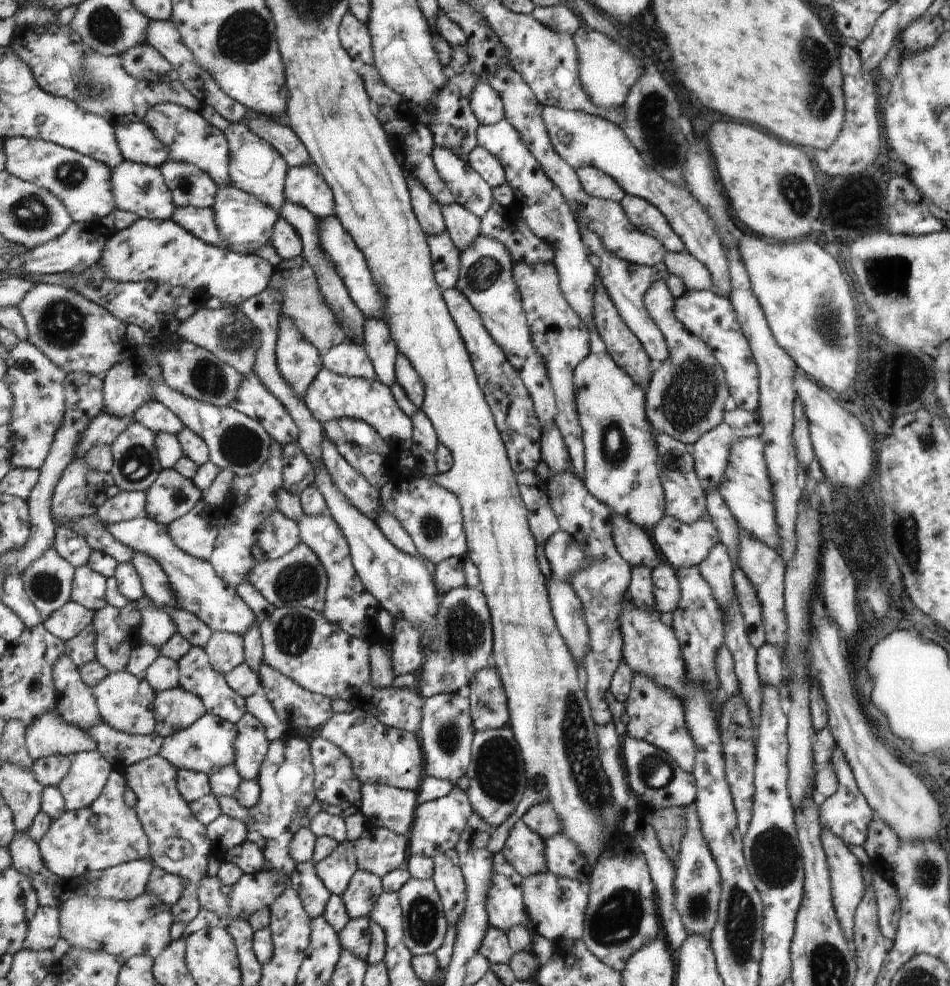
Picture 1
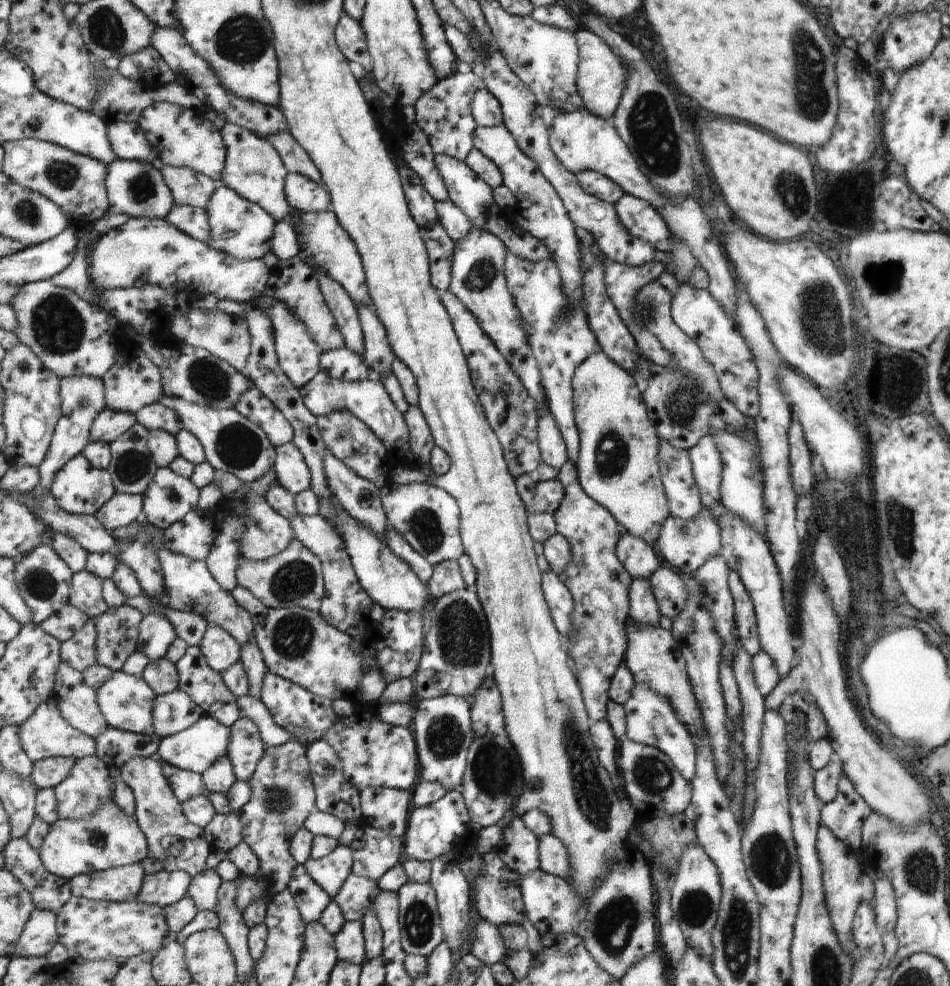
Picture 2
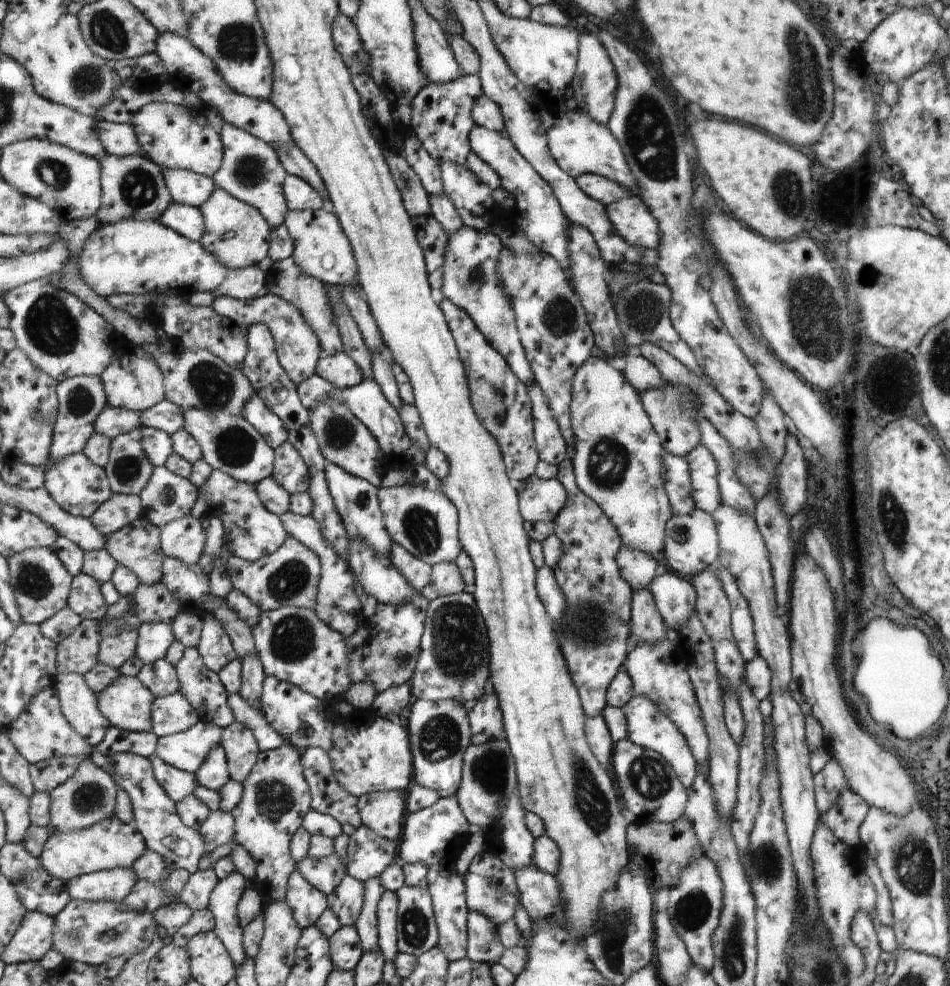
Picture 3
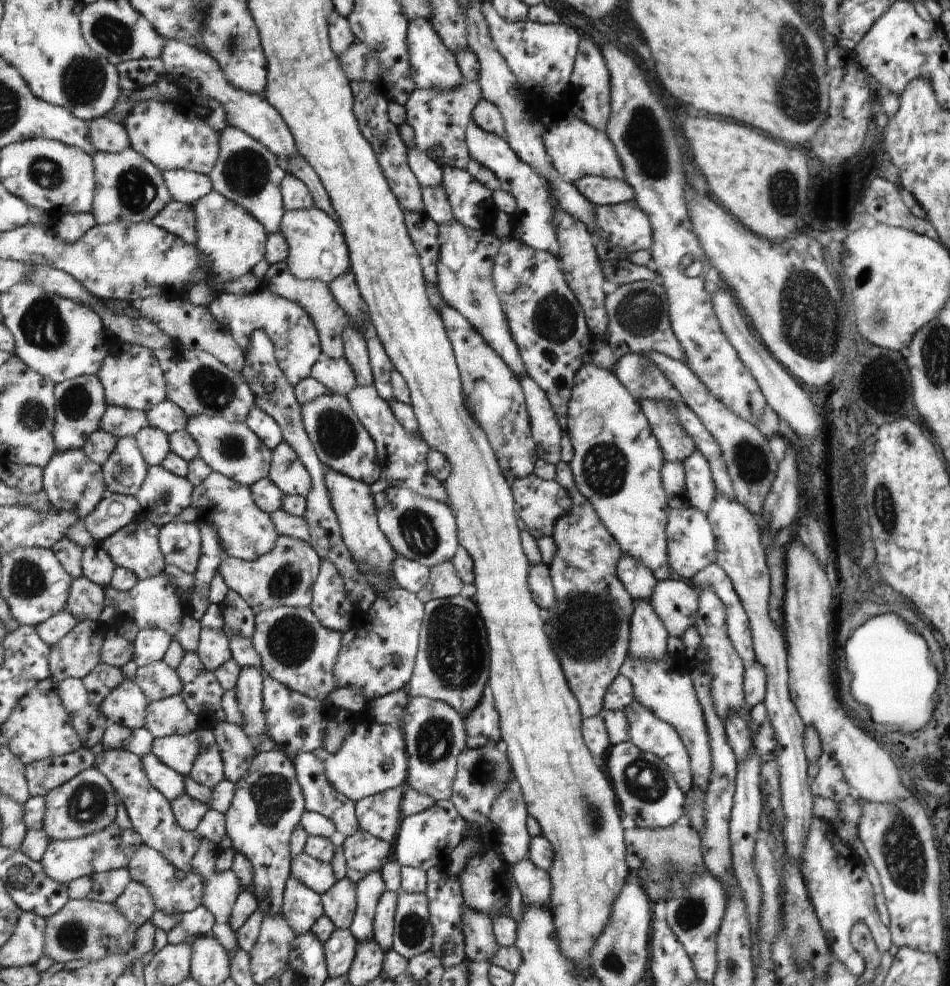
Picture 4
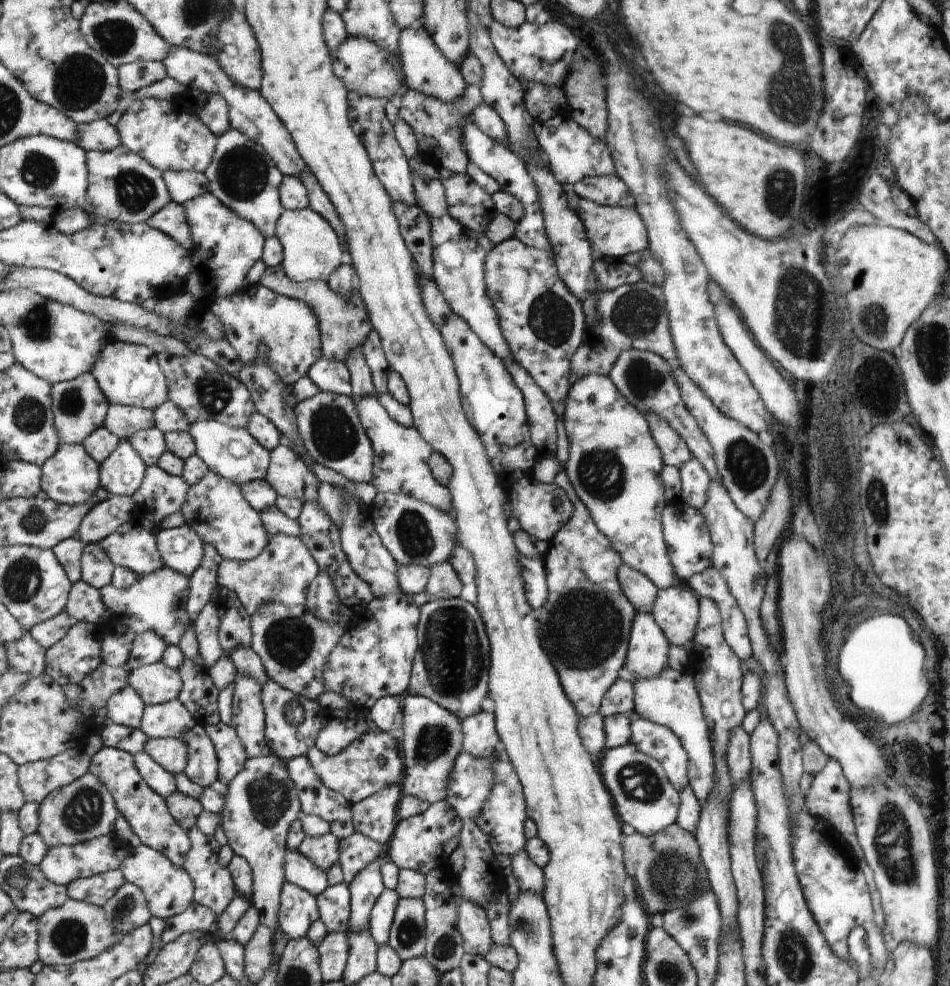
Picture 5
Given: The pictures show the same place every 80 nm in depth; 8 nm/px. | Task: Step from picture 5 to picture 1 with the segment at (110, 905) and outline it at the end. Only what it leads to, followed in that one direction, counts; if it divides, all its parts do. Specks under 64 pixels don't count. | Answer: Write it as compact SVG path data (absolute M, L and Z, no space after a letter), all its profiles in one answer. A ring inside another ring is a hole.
M154 867L150 878L148 878L147 894L154 894L164 904L170 904L172 907L181 901L184 891L185 884L182 884L182 877L165 872L162 868Z

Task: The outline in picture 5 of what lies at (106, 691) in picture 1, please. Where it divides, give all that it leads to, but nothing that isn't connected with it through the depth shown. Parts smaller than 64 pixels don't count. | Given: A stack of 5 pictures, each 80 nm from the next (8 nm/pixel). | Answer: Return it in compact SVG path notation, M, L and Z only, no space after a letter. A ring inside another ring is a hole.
M130 684L112 694L104 709L107 721L127 728L140 729L140 724L146 704Z

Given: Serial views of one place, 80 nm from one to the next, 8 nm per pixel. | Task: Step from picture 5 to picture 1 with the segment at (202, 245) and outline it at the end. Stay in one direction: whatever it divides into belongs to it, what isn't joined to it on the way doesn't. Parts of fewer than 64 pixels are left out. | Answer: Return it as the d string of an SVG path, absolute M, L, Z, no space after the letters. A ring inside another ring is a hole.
M231 185L226 188L218 188L212 209L214 210L214 220L217 221L218 229L221 230L223 248L241 254L253 254L258 252L264 244L268 244L272 240L273 229L281 218L278 212L274 212L274 208L270 208L256 196Z

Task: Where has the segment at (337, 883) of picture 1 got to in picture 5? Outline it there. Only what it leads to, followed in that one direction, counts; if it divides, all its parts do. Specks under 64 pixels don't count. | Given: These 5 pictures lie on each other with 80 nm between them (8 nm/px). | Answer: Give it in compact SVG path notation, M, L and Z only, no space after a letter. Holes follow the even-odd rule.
M287 850L284 858L284 878L287 882L296 884L305 892L318 897L328 888L326 873L297 850Z

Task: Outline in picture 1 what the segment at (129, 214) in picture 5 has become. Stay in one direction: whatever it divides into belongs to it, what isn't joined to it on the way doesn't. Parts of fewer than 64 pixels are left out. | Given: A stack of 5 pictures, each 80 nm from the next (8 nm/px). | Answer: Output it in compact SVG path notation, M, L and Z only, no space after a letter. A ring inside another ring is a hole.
M124 159L122 164L118 164L118 168L114 168L112 172L114 202L117 209L138 214L142 219L172 220L177 207L174 205L172 194L166 187L159 167Z

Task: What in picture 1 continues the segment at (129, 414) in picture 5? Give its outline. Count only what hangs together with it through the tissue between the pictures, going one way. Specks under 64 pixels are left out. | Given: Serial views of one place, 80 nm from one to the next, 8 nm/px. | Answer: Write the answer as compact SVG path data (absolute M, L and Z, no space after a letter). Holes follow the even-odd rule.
M103 412L92 421L85 432L82 432L82 440L78 442L77 452L74 452L75 458L82 460L92 446L108 445L110 447L132 422L133 418L126 418L126 416L116 418Z

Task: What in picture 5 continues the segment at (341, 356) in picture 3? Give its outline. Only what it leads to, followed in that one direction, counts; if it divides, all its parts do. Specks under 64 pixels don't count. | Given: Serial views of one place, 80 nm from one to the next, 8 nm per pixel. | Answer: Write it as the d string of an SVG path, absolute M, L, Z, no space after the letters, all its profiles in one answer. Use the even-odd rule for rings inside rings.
M322 358L310 368L309 378L321 391L352 396L352 374L342 361Z

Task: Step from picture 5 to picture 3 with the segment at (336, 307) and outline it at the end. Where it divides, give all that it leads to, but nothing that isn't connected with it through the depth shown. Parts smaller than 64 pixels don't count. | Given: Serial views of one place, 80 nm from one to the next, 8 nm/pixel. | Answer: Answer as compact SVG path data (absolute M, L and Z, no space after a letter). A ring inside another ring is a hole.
M289 257L282 261L274 261L274 264L266 272L266 283L265 292L281 297L298 308L305 318L306 324L309 324L313 332L317 334L326 355L333 356L343 351L342 338L336 326L336 316L330 306L326 287L318 278L302 272L298 262L293 257Z

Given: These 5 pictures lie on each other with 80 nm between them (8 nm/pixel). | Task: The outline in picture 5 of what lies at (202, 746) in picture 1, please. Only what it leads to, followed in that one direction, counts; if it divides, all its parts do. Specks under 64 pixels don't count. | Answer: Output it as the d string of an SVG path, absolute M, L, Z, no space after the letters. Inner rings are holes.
M150 738L144 744L144 752L162 766L170 774L178 775L184 772L188 760L188 746L181 739Z

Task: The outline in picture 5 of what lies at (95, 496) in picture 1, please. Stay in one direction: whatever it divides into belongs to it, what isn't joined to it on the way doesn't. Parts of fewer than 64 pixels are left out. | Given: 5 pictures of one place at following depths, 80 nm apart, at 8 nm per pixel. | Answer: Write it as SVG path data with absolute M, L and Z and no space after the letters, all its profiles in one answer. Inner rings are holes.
M62 444L60 451L41 467L41 490L50 500L66 506L82 506L90 502L101 487L99 464L84 449L83 444Z

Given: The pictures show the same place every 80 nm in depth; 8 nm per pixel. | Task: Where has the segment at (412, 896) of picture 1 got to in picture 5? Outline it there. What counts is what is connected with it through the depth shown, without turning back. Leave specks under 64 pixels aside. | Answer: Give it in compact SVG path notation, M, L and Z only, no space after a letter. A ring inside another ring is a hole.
M399 899L387 943L403 961L422 957L425 954L425 926L425 901Z

